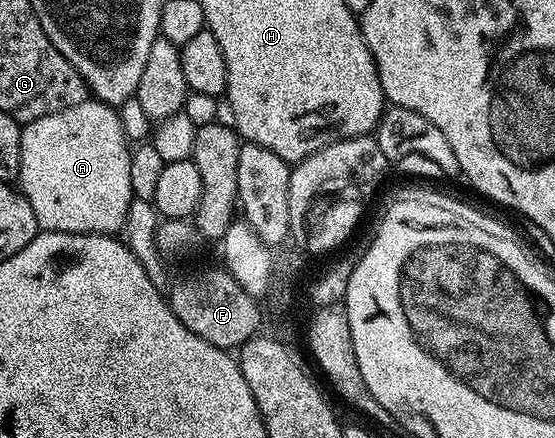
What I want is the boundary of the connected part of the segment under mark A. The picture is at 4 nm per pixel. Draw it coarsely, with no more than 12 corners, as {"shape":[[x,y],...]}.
{"shape":[[91,97],[22,127],[42,231],[121,232],[132,147]]}

